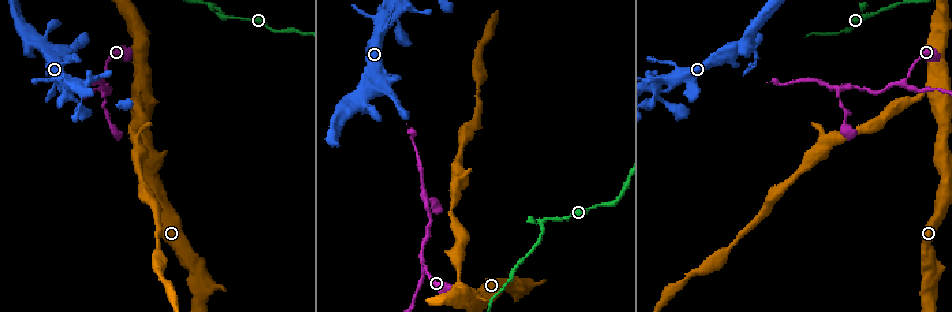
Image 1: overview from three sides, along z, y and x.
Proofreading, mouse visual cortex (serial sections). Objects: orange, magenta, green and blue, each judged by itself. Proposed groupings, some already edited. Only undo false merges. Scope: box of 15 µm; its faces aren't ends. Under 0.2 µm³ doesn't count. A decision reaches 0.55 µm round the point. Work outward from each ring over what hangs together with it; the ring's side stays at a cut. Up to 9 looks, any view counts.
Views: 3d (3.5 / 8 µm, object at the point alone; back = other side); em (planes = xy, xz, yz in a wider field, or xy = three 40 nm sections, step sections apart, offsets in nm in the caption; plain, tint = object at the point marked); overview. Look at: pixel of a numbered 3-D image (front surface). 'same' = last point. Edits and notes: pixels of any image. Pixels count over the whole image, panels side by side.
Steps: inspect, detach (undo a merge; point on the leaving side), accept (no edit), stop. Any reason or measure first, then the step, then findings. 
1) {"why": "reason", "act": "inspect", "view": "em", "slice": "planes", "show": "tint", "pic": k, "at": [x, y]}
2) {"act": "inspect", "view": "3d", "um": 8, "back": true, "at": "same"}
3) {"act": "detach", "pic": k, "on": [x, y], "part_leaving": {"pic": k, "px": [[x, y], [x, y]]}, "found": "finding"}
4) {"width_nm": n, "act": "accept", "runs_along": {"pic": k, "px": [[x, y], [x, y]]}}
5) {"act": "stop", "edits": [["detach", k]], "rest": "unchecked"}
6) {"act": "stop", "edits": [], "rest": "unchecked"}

{"why": "sharp bend", "act": "inspect", "view": "3d", "um": 3.5, "pic": 1, "at": [218, 16]}

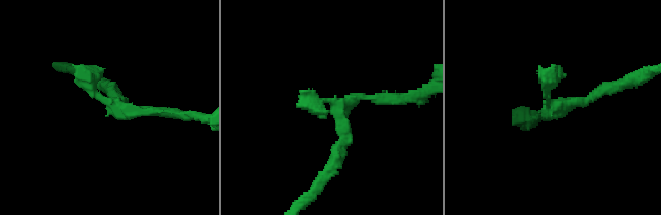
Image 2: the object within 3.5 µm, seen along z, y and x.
{"act": "inspect", "view": "em", "slice": "xy", "step": 3, "show": "plain", "pic": 2, "at": [116, 107]}

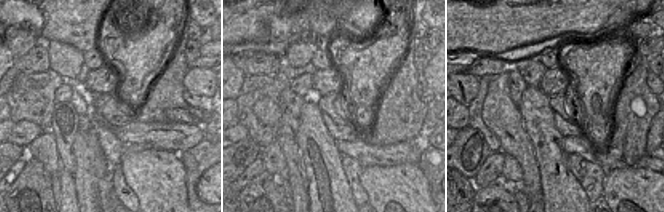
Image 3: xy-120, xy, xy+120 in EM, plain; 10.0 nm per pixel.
{"why": "where the object lies", "act": "inspect", "view": "em", "slice": "xy", "step": 3, "show": "tint", "at": "same"}

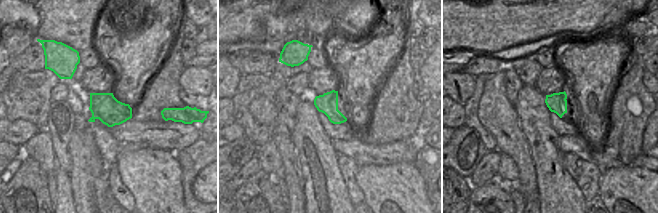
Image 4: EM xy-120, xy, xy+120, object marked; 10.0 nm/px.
{"act": "accept", "runs_along": {"pic": 2, "px": [[179, 115], [124, 112], [108, 88]]}, "found": "one cell here"}

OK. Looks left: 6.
{"why": "sharp bend", "act": "inspect", "view": "em", "slice": "planes", "show": "tint", "pic": 1, "at": [137, 89]}

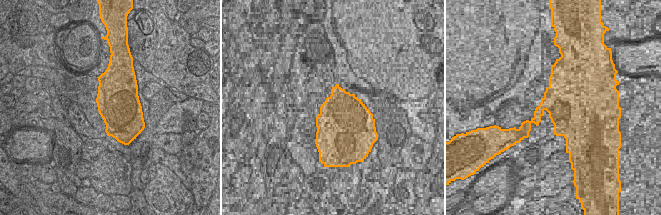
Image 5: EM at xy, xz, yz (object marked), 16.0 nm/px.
{"why": "wider look", "act": "inspect", "view": "3d", "um": 3.5, "at": "same"}

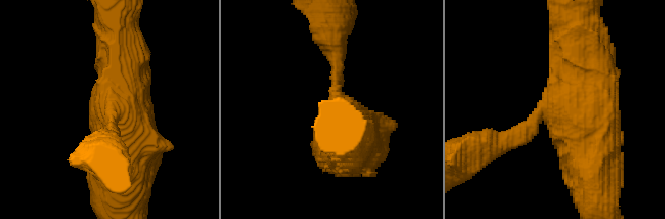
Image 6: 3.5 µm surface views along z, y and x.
{"width_nm": 700, "act": "accept", "runs_along": {"pic": 6, "px": [[591, 171], [568, 109], [509, 137]]}, "found": "continuous, no second cell"}

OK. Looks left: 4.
{"why": "branch point", "act": "inspect", "view": "3d", "um": 8, "pic": 1, "at": [99, 83]}

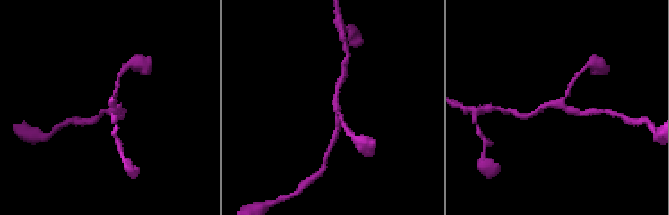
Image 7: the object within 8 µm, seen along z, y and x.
{"arms": 3, "arm_widths_nm": [150, 200, 200], "why": "now the EM", "act": "inspect", "view": "em", "slice": "xy", "step": 5, "show": "tint", "pic": 7, "at": [335, 107]}

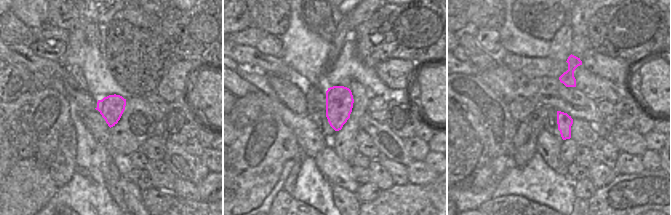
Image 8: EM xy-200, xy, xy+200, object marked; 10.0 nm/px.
{"act": "accept", "runs_along": {"pic": 7, "px": [[575, 78], [564, 98], [536, 112]]}, "found": "all the same cell"}

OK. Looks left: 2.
{"why": "abrupt turn", "act": "inspect", "view": "3d", "um": 3.5, "pic": 1, "at": [836, 88]}

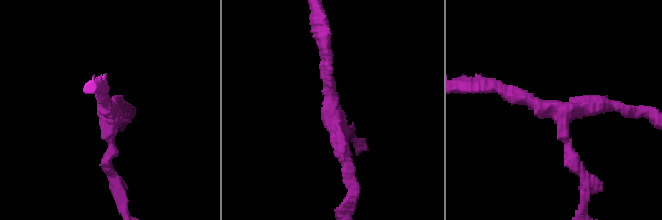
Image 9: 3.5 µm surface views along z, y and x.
{"why": "shape alone is not enough", "act": "inspect", "view": "em", "slice": "planes", "show": "tint", "pic": 9, "at": [111, 112]}

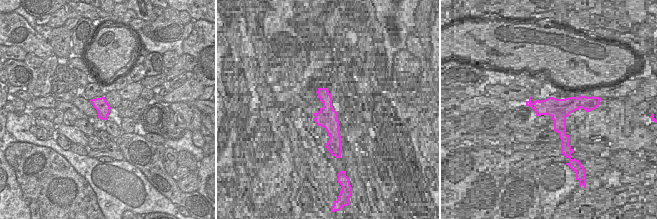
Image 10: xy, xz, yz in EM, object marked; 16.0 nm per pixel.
{"act": "accept", "runs_along": {"pic": 9, "px": [[624, 107], [563, 110], [578, 172]]}, "found": "continuous, no second cell"}

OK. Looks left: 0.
{"act": "stop", "edits": [], "rest": "unchecked"}

